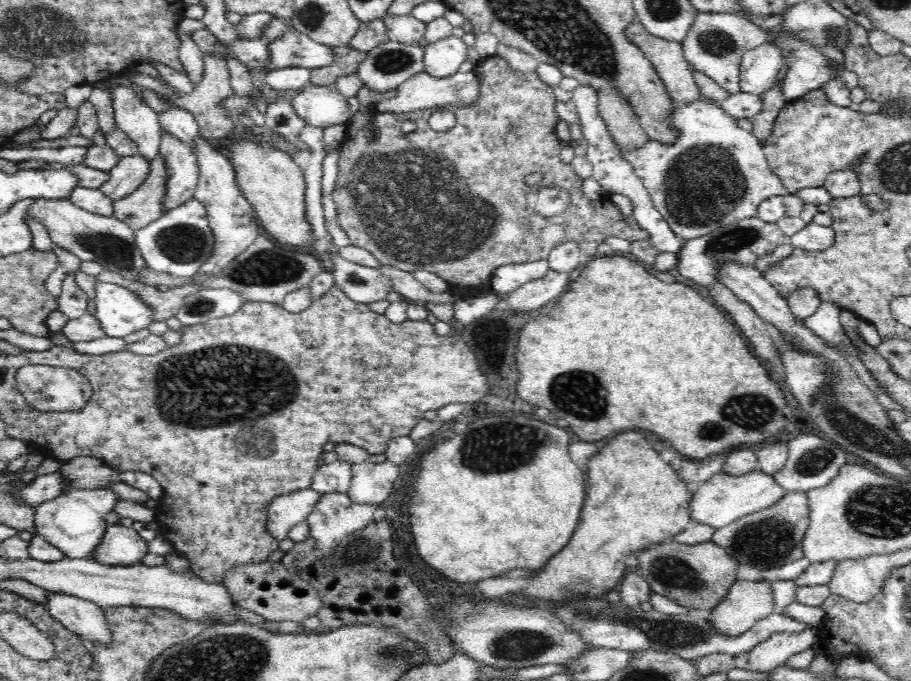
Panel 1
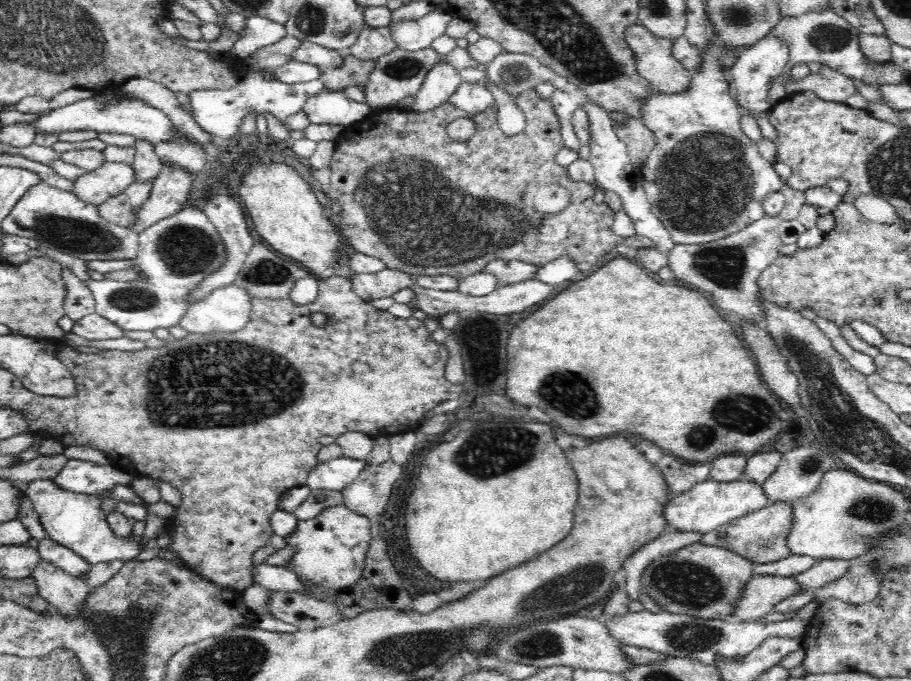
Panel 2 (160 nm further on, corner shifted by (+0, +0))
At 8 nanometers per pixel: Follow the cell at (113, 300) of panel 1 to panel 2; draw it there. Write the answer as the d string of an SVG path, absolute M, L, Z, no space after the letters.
M186 206L140 232L136 261L142 267L143 278L130 282L90 279L83 283L95 296L95 312L122 330L169 329L178 325L190 308L186 298L192 290L196 290L206 276L220 270L226 258L226 245L207 214L194 206Z

